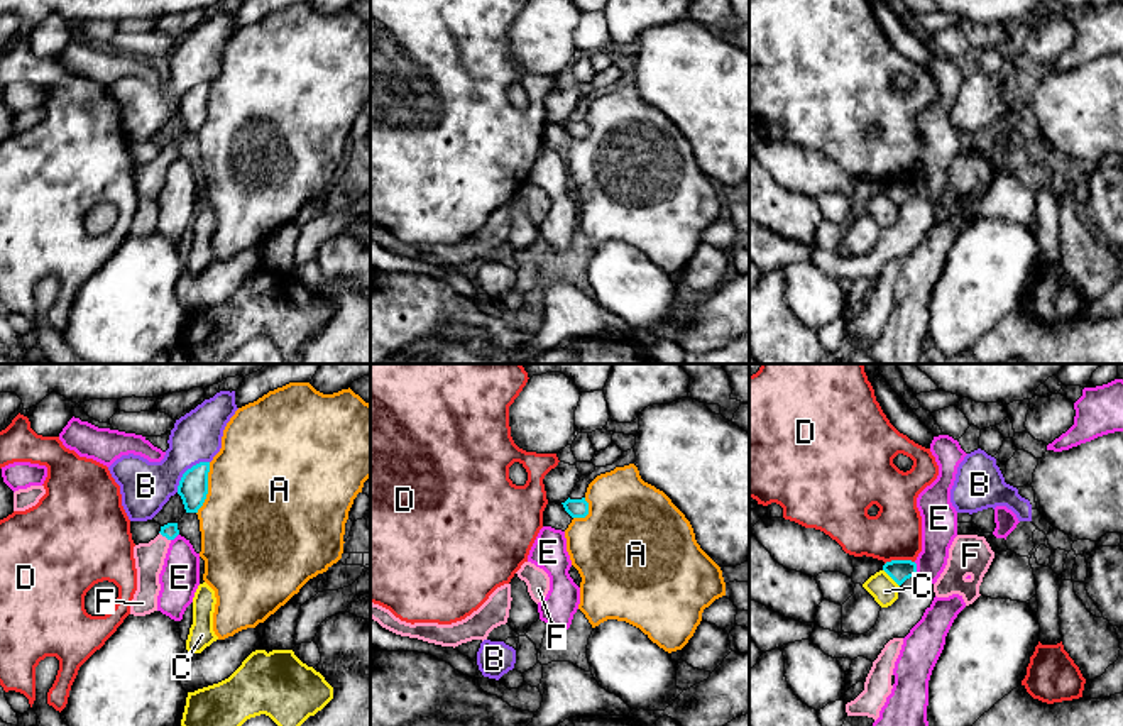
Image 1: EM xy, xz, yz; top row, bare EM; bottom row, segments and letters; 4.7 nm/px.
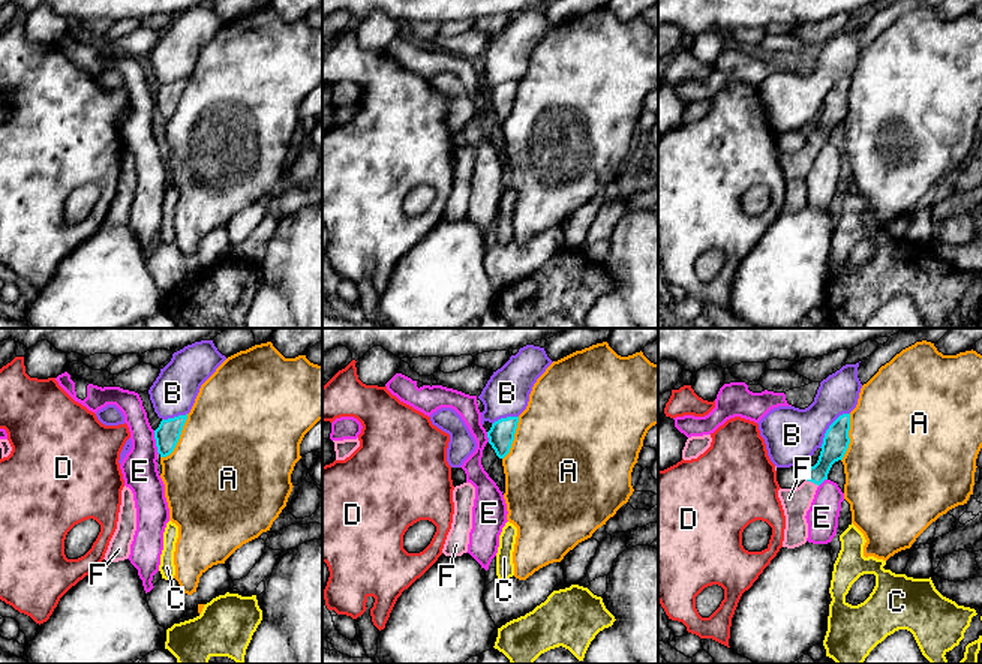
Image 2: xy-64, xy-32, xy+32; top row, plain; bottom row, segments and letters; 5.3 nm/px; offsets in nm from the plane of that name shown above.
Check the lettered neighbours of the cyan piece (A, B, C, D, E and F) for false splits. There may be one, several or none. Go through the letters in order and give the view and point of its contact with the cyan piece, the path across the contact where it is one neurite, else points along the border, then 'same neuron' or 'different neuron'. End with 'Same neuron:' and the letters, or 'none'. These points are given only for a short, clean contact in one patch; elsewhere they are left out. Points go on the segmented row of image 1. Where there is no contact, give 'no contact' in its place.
A: meets cyan in xy at (207, 488); different neuron
B: meets cyan in xy at (186, 471); different neuron
C: meets cyan in yz at (890, 576); border along yz (883, 569), (898, 586); different neuron
D: meets cyan in yz at (898, 560); different neuron
E: meets cyan in yz at (915, 567); different neuron
F: meets cyan in xy at (164, 535); runs through xy (169, 530), (164, 535), (149, 557); same neuron
Same neuron: F

